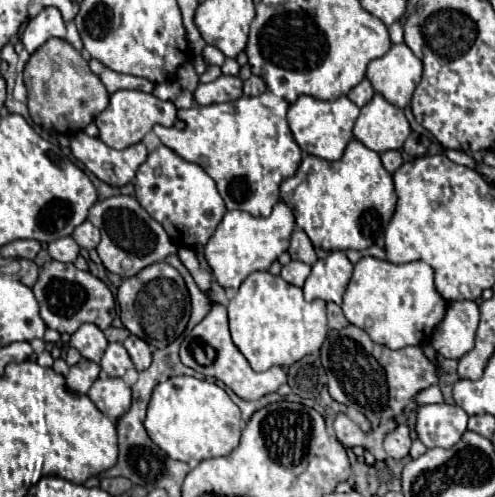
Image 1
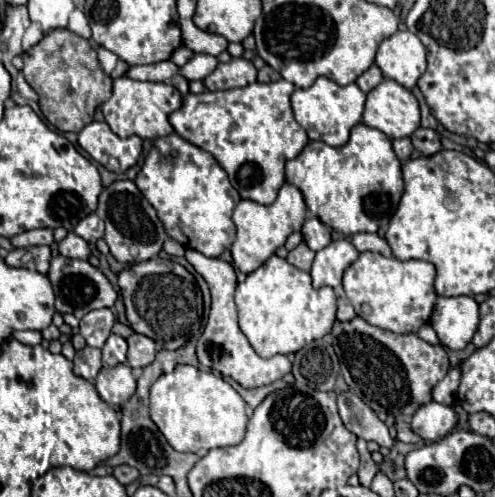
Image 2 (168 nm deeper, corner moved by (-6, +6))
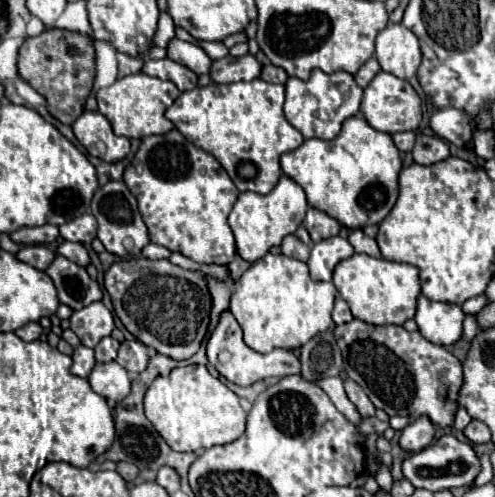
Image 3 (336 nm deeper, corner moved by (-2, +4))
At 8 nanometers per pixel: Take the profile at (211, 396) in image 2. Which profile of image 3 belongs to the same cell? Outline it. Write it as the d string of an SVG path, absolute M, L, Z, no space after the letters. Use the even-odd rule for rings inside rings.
M189 364L183 368L171 370L169 376L159 376L153 380L153 384L145 394L145 416L175 452L197 452L201 448L235 442L245 432L247 414L239 404L239 396L231 392L219 378L213 378L205 366Z

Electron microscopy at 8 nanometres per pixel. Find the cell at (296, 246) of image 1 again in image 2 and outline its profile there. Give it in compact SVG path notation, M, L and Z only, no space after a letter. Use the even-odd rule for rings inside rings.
M311 216L305 224L303 224L303 242L311 248L311 250L321 250L331 242L331 228L325 226L319 218Z

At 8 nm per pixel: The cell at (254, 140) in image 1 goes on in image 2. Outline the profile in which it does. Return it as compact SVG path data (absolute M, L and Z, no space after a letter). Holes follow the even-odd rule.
M277 80L277 82L269 82L269 84L253 82L243 88L219 90L219 92L211 92L211 90L201 92L201 94L189 92L183 98L181 108L169 116L169 122L181 138L189 140L191 144L195 144L215 156L215 160L221 164L221 168L229 174L229 180L231 180L233 188L237 188L241 198L249 198L259 204L271 204L277 198L277 192L285 182L285 162L299 156L299 152L309 142L307 132L293 118L293 110L289 104L289 96L293 90L295 90L295 86L291 82Z

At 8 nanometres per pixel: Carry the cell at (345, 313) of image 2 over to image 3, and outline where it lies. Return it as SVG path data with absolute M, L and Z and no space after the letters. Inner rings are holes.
M335 298L335 308L333 308L333 322L335 324L343 324L343 322L351 322L353 316L351 316L351 310L347 306L347 302L343 298Z

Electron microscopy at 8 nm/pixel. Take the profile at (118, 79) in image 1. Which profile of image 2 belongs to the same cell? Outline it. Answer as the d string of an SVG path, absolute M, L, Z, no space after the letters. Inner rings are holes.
M171 60L159 62L159 64L145 64L145 66L131 66L127 72L129 78L133 80L149 80L149 82L165 82L175 88L185 96L189 92L189 82L179 76L179 66L173 64Z

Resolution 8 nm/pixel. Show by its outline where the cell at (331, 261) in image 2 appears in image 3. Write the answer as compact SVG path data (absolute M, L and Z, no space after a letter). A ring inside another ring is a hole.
M333 236L323 242L317 242L307 262L311 270L311 278L317 282L331 282L335 266L349 256L353 256L353 246L341 236Z

